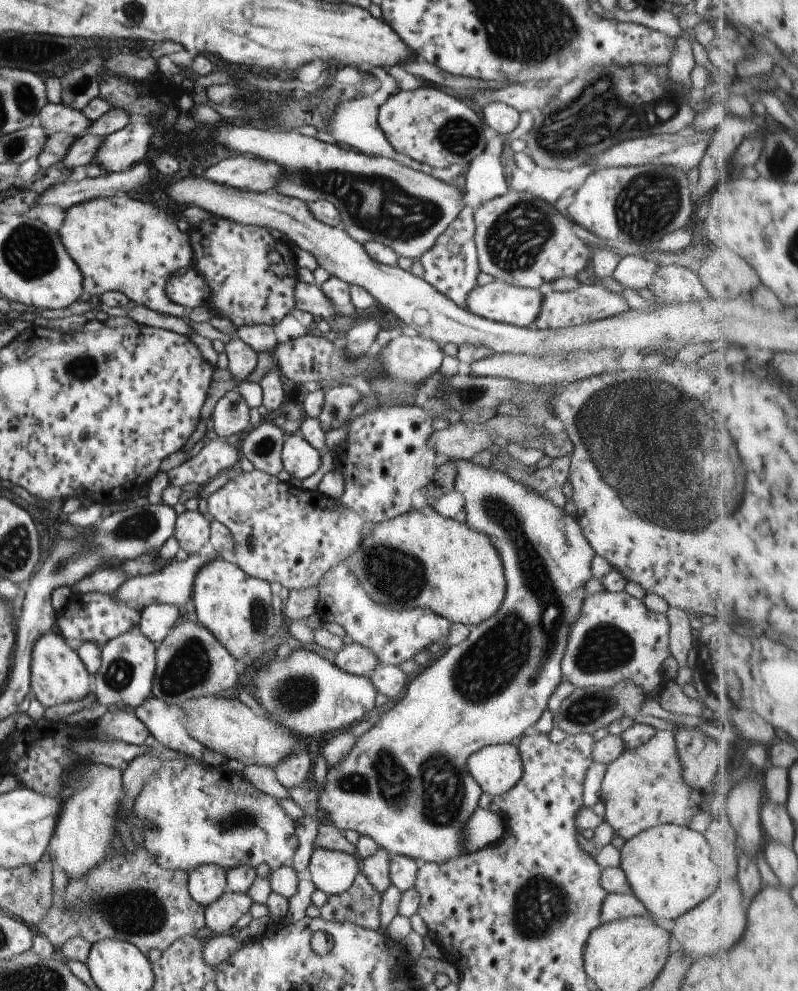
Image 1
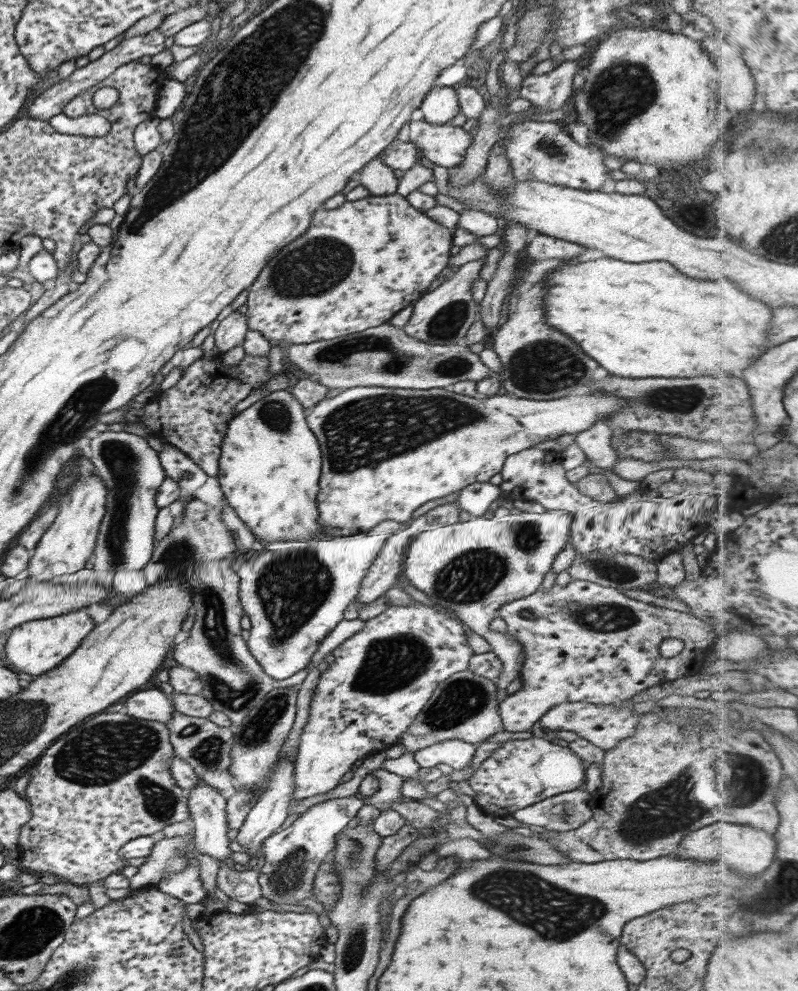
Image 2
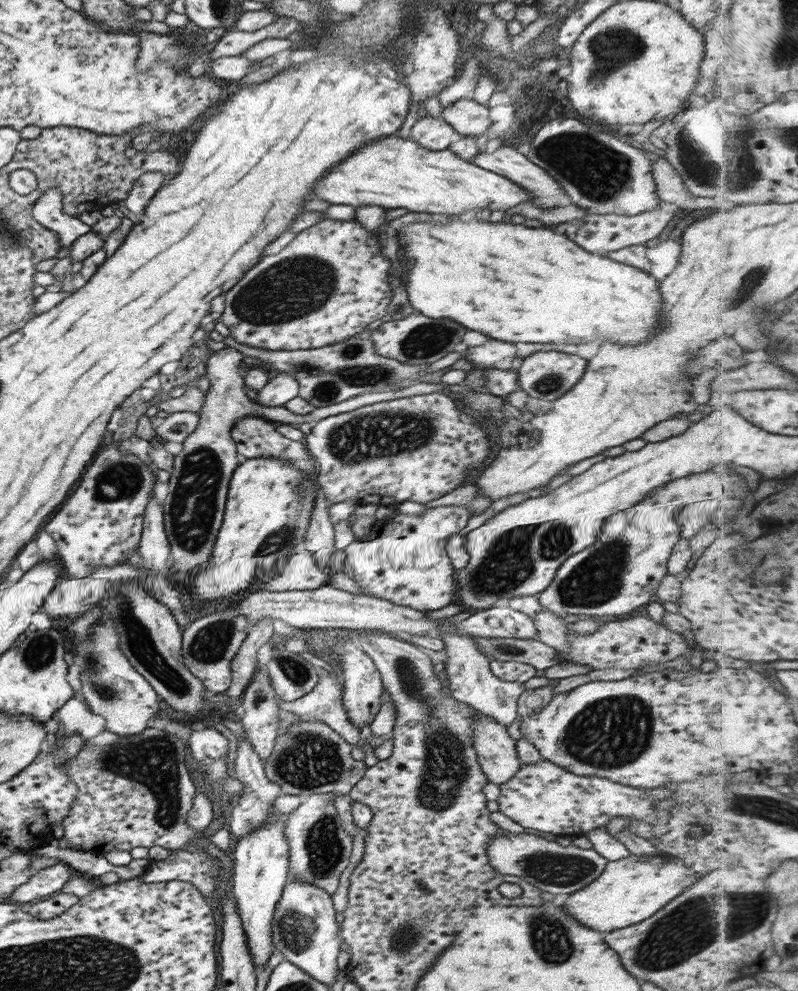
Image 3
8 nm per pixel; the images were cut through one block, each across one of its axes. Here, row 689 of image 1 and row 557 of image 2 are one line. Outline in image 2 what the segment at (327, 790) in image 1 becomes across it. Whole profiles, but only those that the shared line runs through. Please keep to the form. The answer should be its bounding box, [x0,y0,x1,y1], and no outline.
[402,505,570,704]

